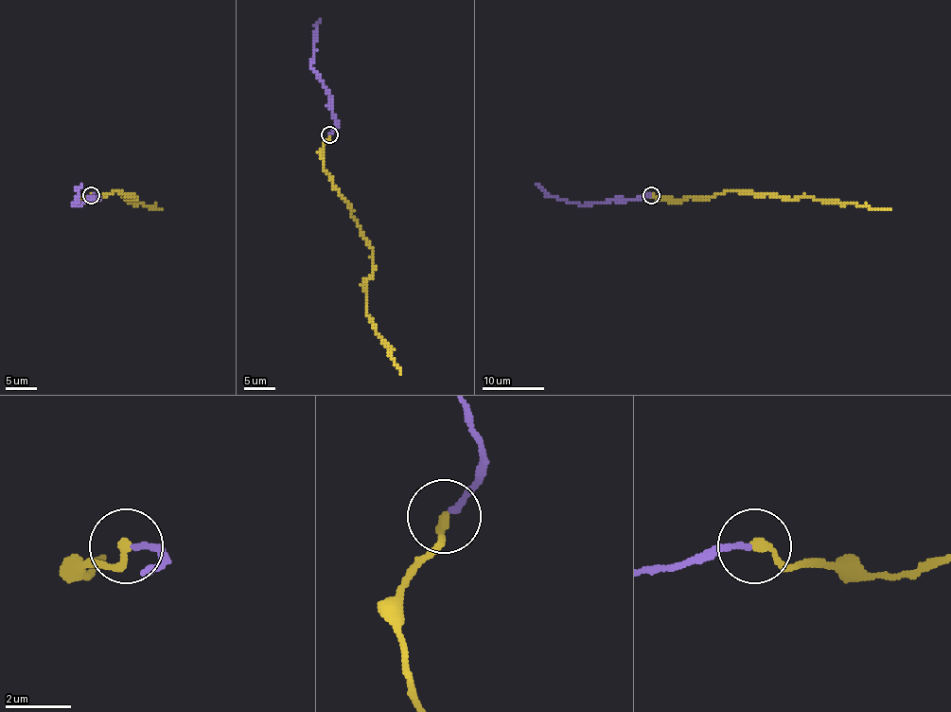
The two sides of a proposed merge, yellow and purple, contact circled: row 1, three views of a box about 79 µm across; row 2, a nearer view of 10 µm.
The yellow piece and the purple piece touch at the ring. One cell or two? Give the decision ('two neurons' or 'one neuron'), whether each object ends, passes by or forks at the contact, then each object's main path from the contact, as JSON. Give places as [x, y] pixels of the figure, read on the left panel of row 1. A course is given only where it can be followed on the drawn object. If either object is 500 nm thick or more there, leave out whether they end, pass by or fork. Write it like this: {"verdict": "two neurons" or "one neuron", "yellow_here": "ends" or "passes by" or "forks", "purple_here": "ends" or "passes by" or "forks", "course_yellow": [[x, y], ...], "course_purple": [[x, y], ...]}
{"verdict": "one neuron", "yellow_here": "ends", "purple_here": "ends", "course_yellow": [[92, 196], [83, 201], [122, 191], [133, 194], [134, 199], [127, 196], [129, 201], [163, 209]], "course_purple": [[92, 196], [97, 197], [93, 202], [73, 204], [80, 184]]}

